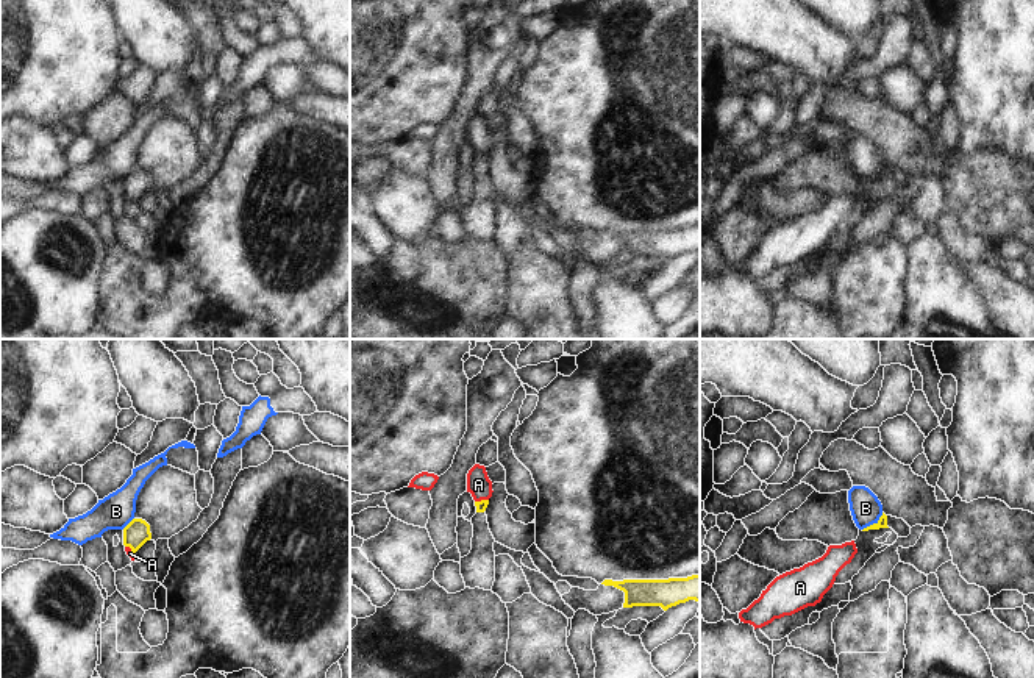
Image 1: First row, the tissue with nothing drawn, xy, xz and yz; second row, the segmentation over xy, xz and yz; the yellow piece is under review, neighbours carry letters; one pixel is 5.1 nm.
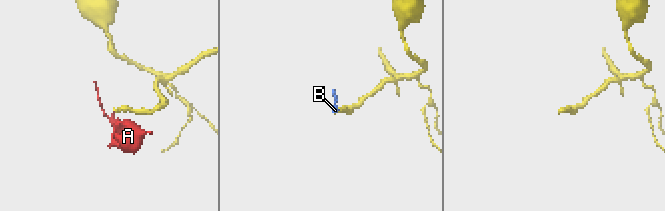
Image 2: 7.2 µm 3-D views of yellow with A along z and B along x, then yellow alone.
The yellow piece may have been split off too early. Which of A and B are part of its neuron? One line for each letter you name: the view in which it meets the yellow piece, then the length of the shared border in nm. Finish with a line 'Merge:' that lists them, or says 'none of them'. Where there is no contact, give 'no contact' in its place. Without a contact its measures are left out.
A: contact in xz; length 70 nm
Merge: A

